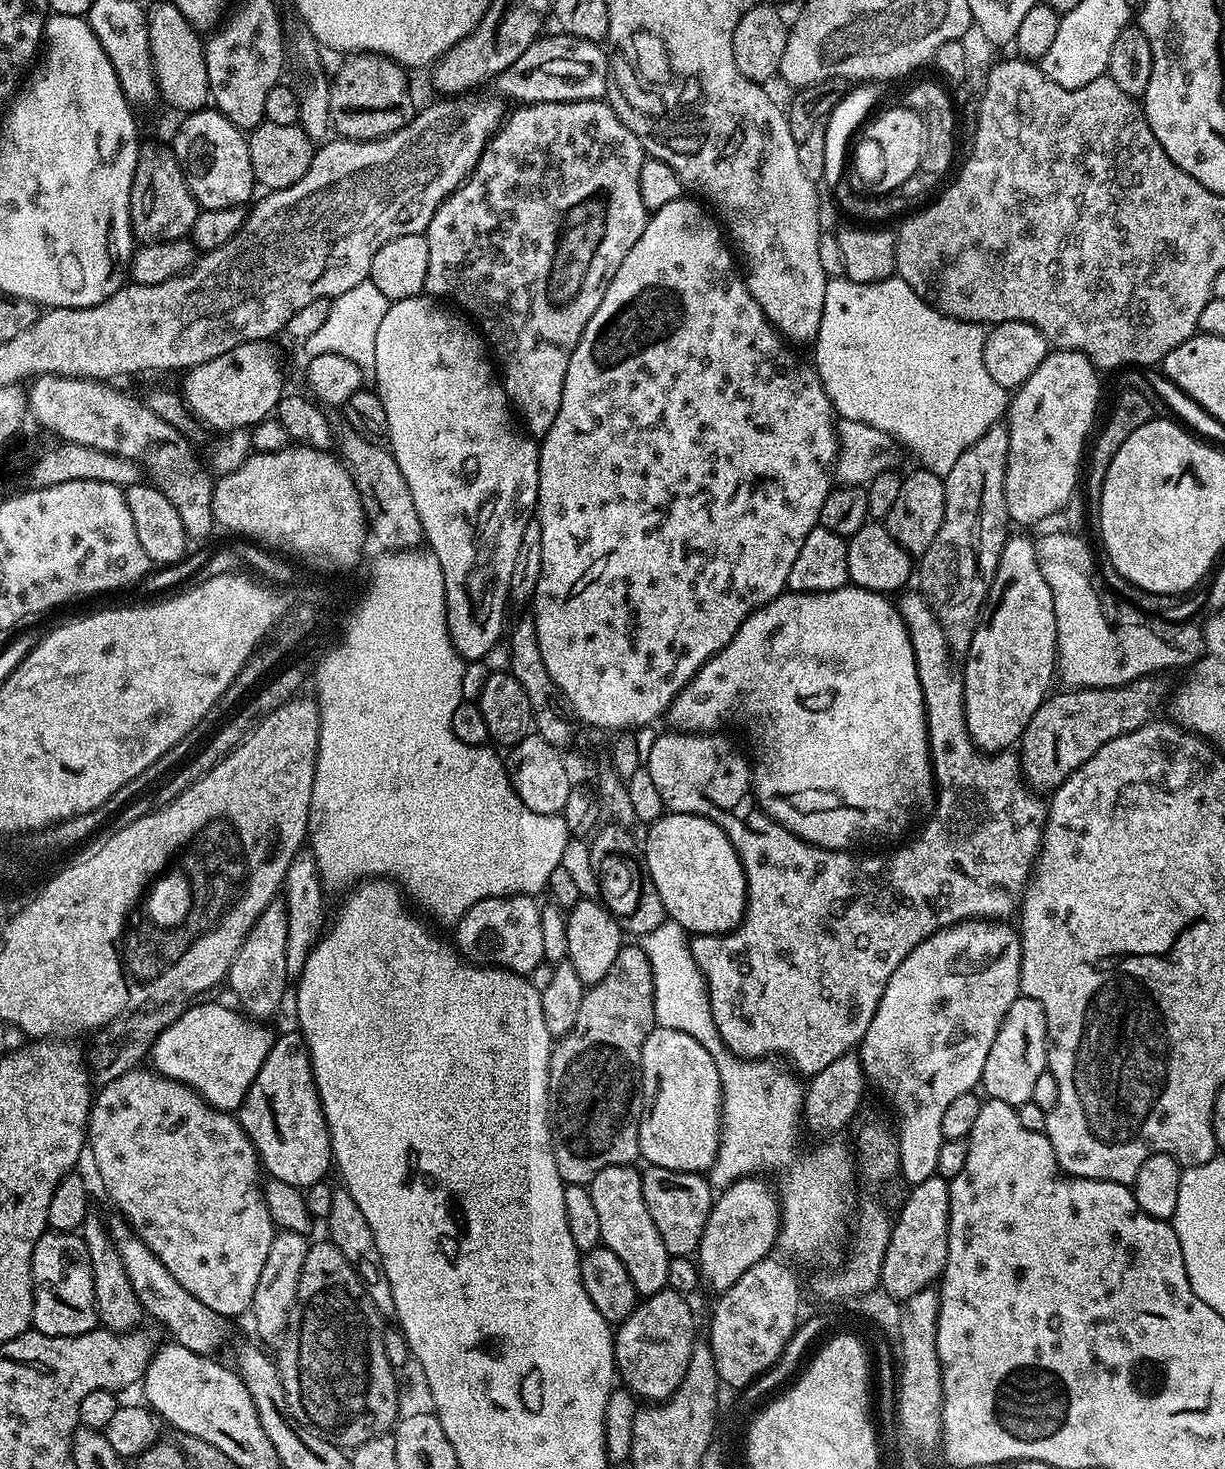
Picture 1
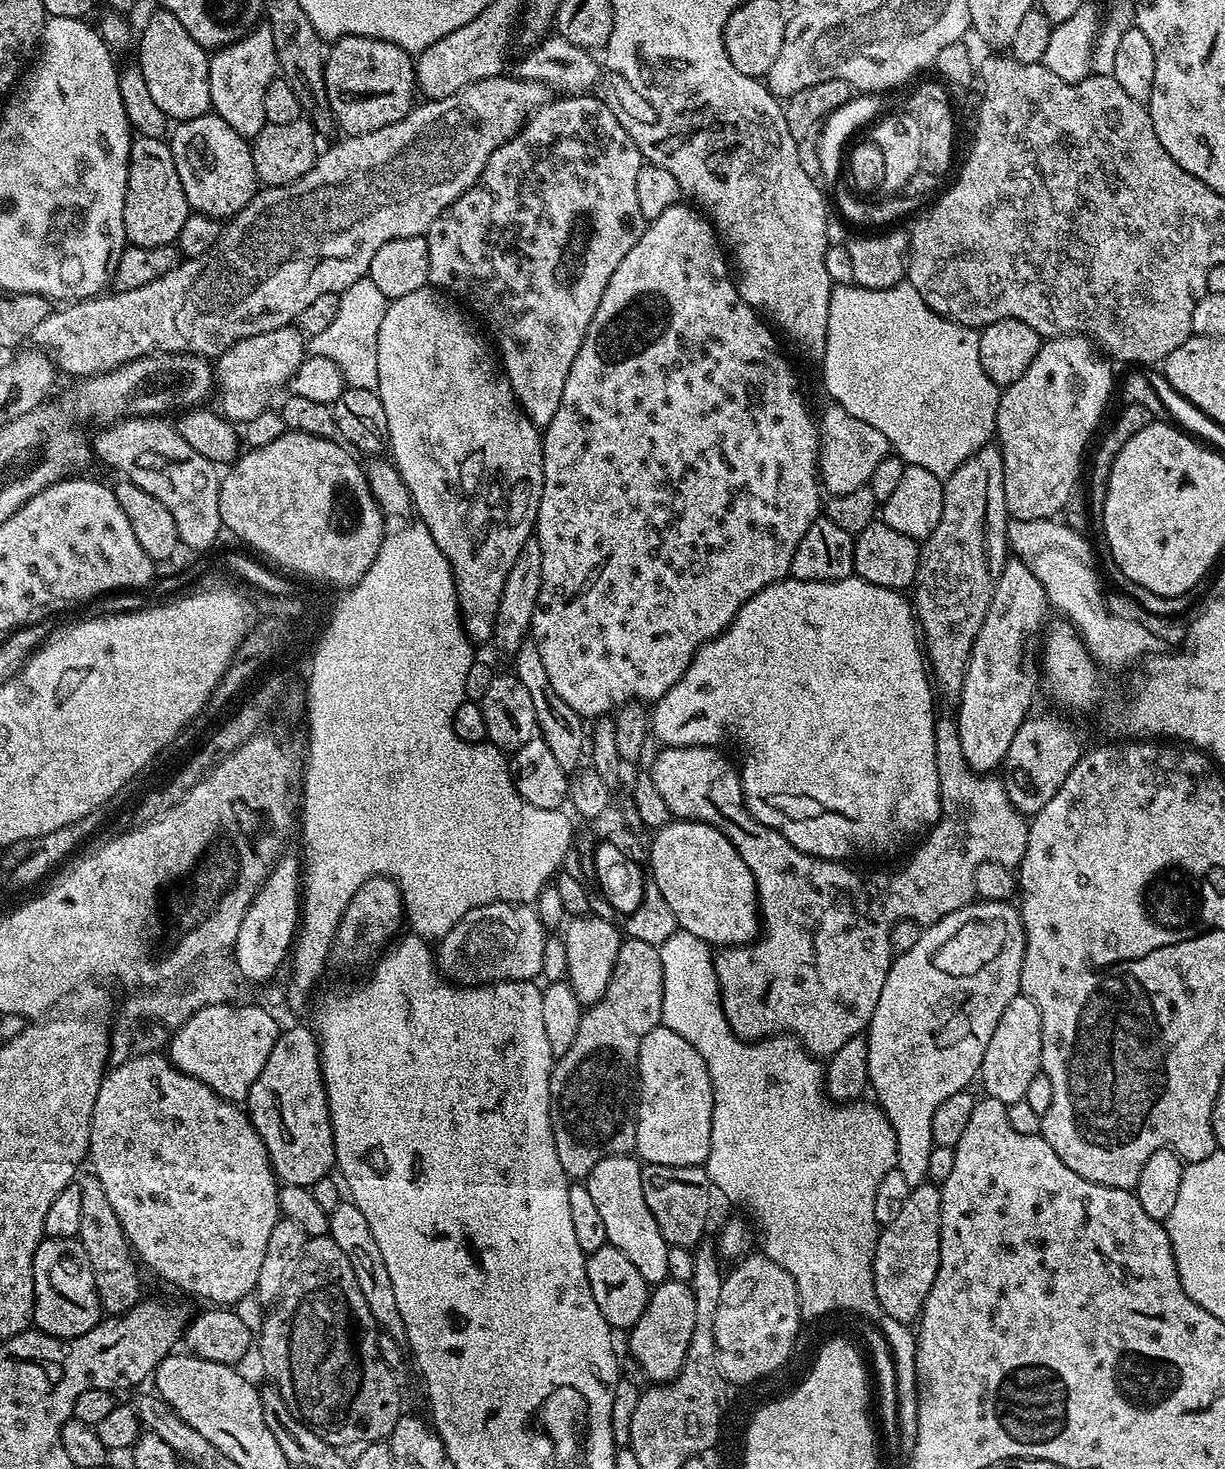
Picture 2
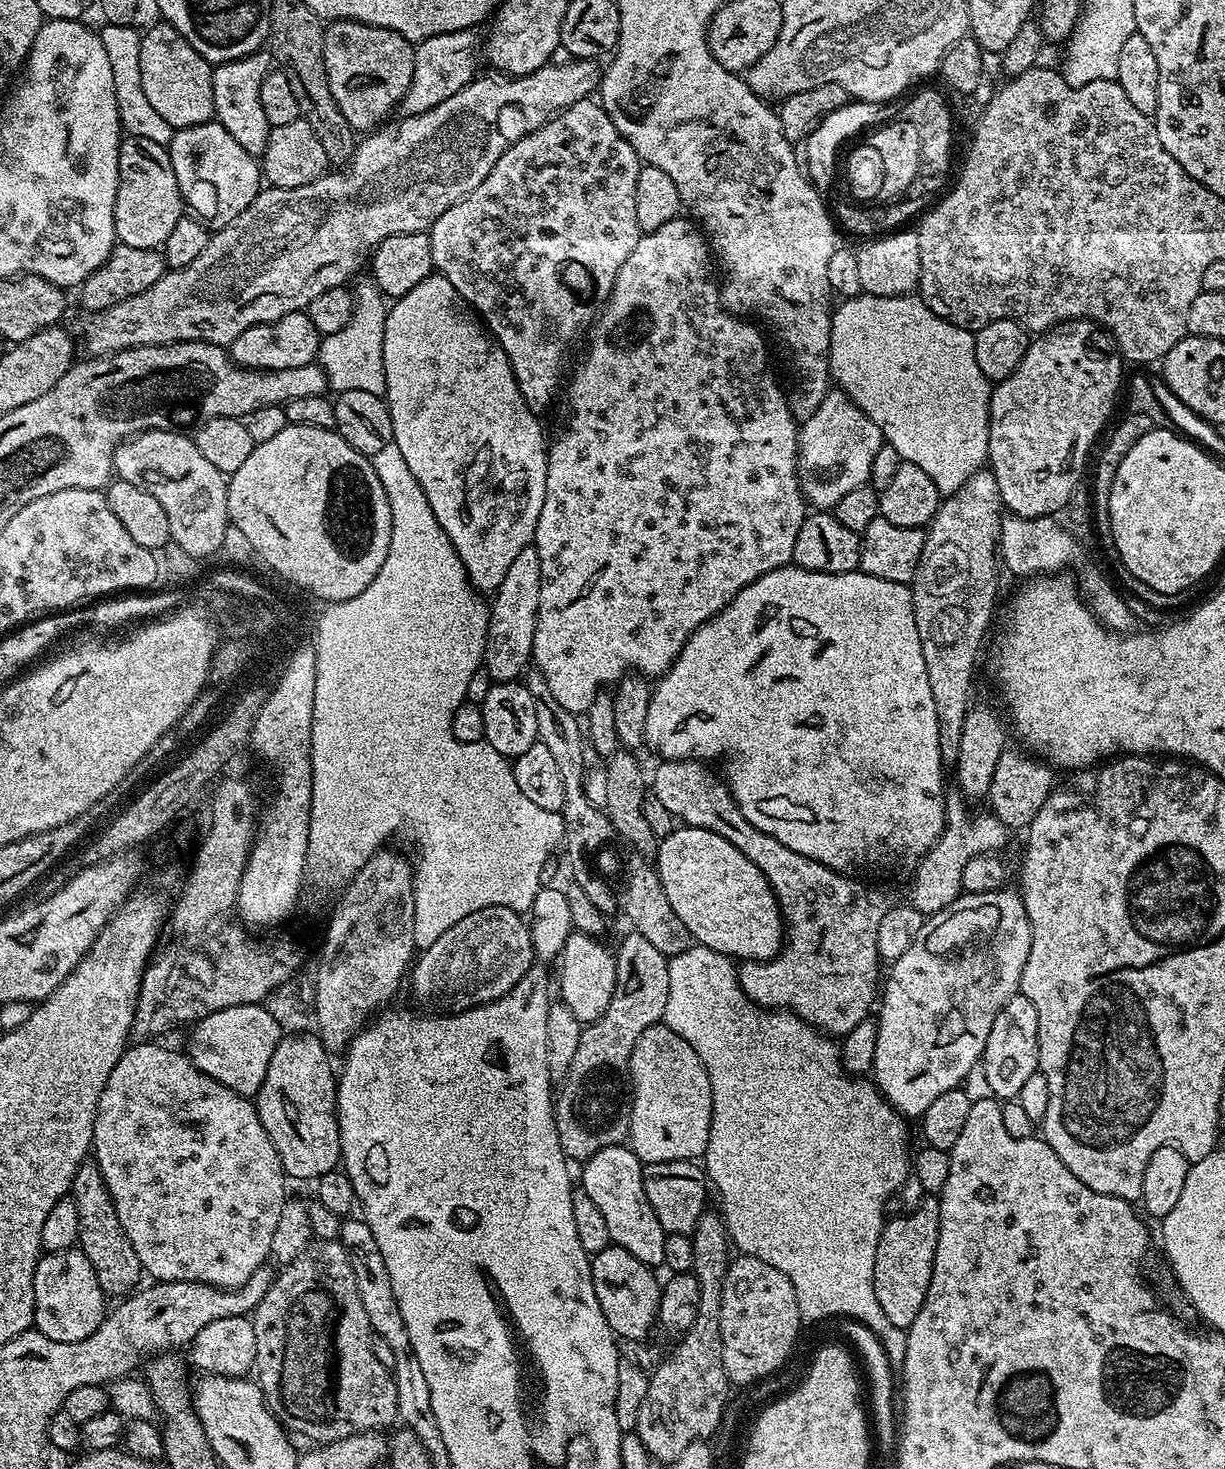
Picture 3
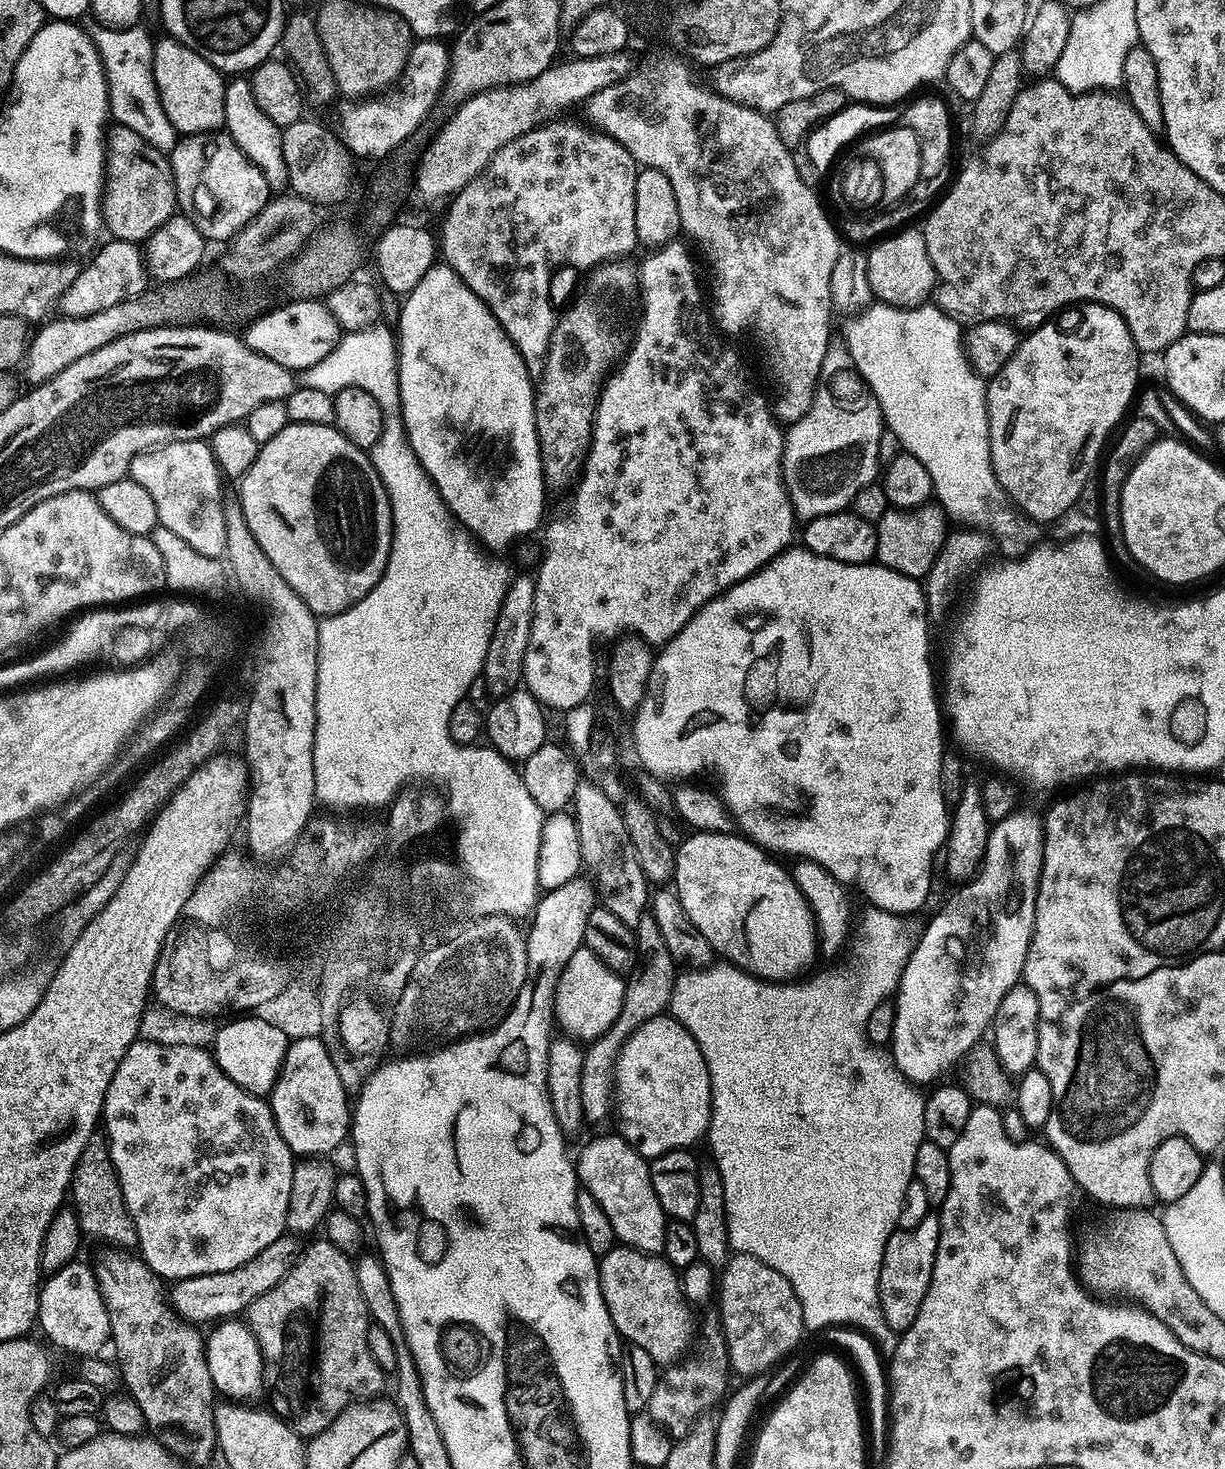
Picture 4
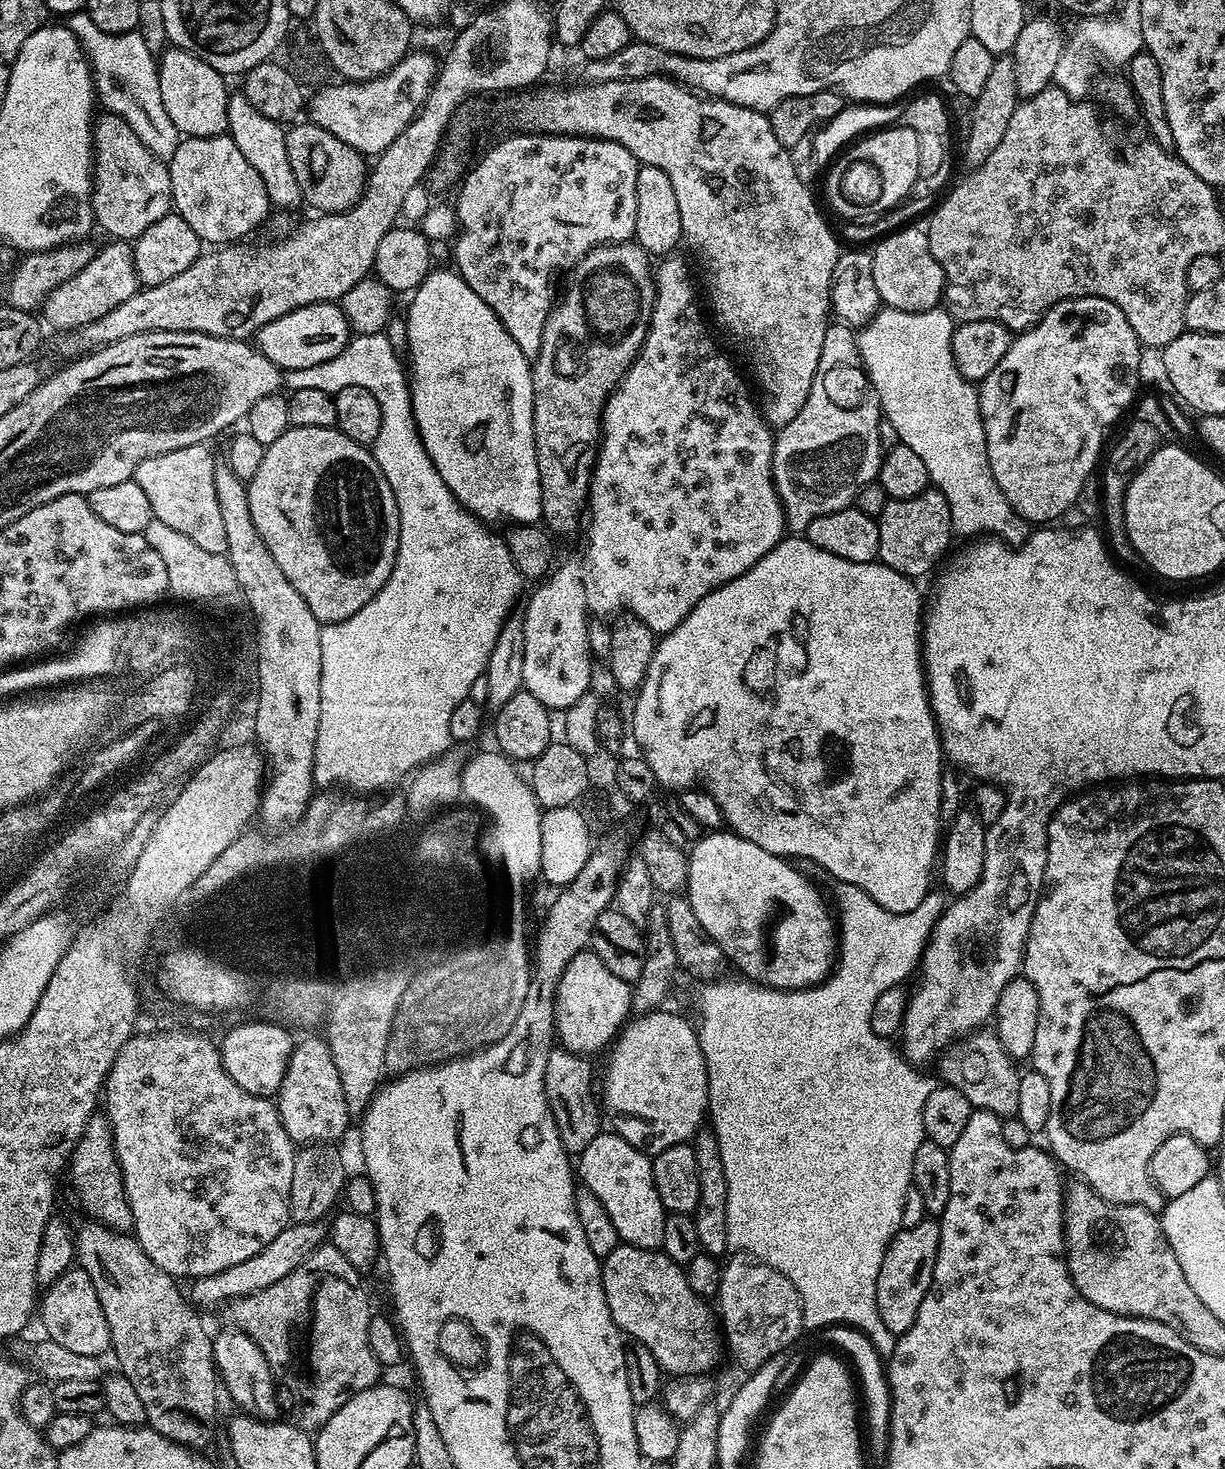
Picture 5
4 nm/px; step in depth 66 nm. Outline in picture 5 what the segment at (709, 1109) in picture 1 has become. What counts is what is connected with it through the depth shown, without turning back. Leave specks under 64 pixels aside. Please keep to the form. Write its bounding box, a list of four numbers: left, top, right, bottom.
[603,1011,708,1154]

